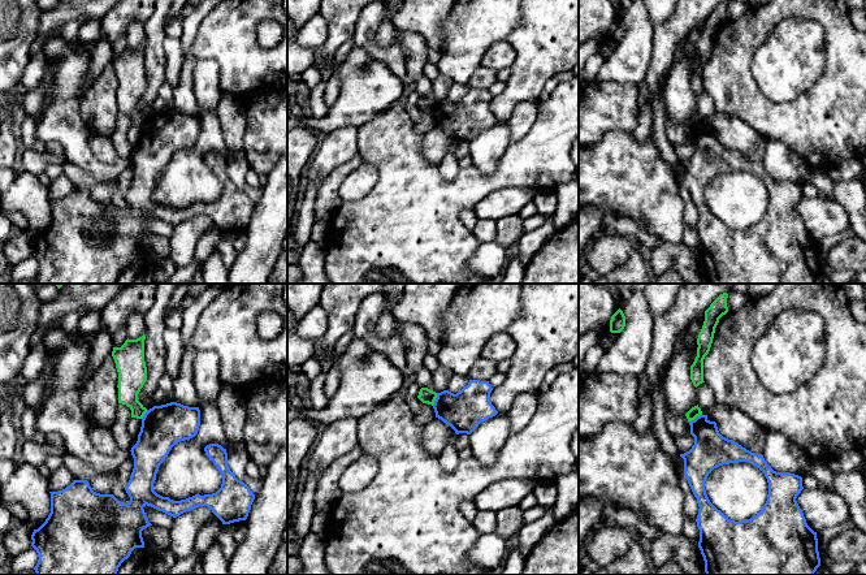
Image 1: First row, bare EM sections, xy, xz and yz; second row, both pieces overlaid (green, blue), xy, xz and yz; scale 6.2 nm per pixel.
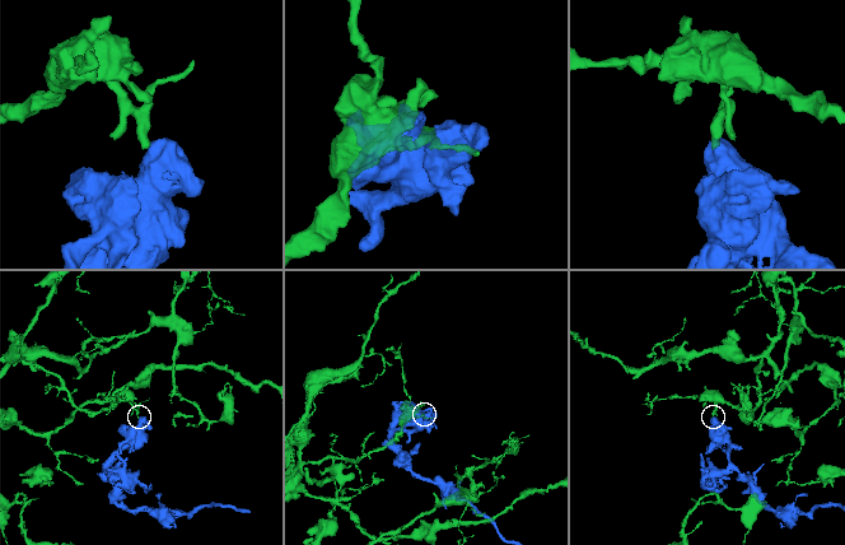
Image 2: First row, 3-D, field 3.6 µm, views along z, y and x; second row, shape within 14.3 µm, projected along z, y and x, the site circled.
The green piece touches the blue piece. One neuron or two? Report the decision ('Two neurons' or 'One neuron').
Two neurons

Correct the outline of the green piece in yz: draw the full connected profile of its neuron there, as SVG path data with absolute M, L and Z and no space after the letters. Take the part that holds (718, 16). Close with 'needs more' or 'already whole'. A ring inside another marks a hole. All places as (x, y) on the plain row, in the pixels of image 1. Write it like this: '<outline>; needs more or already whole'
M720 3L705 20L705 30L697 47L697 65L690 74L690 88L697 96L703 90L703 68L709 62L719 27L728 21L728 3Z; already whole

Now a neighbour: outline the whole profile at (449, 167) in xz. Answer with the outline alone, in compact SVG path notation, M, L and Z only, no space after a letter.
M453 148L447 152L447 155L438 164L441 176L450 181L453 180L460 170L459 160L454 156Z

